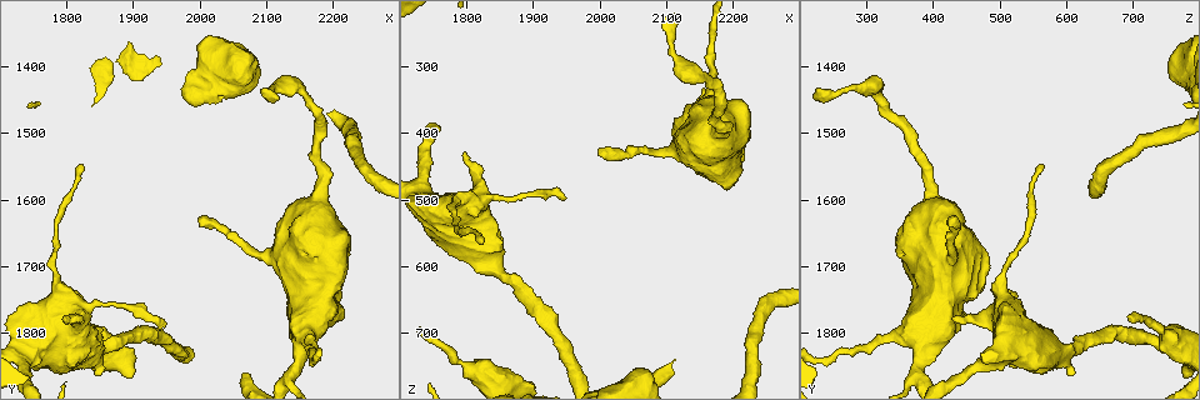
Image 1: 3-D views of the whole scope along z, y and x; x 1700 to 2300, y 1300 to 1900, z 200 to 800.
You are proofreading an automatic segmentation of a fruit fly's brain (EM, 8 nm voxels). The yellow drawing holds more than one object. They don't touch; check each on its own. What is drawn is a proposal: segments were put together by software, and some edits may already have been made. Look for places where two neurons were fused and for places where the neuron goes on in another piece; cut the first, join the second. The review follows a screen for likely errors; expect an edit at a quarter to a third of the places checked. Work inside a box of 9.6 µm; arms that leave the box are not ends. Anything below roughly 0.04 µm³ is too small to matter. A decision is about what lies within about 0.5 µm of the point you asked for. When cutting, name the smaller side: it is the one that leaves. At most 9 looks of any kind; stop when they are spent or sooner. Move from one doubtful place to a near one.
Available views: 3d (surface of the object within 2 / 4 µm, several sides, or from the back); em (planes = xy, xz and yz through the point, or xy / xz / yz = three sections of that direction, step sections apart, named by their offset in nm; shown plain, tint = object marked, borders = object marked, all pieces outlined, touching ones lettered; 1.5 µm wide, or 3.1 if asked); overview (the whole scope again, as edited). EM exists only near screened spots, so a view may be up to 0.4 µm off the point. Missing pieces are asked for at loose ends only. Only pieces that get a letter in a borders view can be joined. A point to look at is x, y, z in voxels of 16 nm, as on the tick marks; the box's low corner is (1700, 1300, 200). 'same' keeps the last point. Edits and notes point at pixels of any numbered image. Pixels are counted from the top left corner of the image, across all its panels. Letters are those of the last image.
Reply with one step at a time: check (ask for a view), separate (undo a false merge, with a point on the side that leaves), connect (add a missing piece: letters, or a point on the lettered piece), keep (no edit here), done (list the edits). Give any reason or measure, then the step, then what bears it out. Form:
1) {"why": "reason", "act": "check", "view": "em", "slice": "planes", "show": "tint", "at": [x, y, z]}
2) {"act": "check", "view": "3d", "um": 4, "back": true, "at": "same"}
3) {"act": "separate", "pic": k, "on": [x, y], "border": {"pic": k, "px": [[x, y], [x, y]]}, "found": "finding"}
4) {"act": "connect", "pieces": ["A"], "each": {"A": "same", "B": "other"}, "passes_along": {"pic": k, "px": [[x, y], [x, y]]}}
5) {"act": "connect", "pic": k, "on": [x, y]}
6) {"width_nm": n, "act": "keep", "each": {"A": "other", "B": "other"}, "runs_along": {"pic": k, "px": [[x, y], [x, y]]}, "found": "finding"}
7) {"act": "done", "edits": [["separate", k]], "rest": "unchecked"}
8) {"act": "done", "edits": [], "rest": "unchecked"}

{"why": "thick end", "act": "check", "view": "3d", "um": 2, "at": [1845, 1860, 610]}

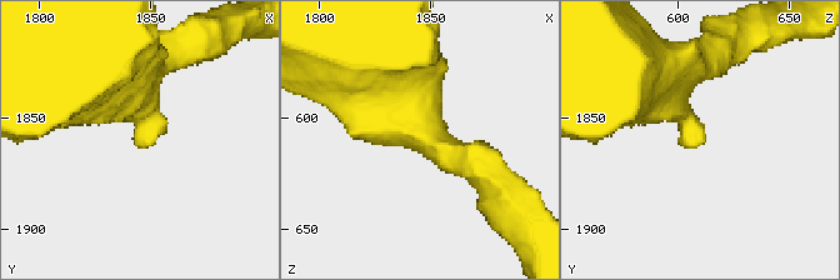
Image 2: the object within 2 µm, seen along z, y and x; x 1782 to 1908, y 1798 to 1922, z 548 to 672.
{"why": "now the EM", "act": "check", "view": "em", "slice": "planes", "show": "borders", "at": [1842, 1859, 612]}

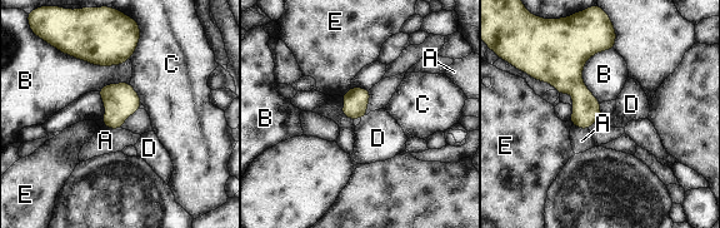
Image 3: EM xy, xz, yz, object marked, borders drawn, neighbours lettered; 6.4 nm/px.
{"act": "keep", "each": {"A": "other", "B": "other", "C": "other", "D": "other", "E": "other"}, "border": {"pic": 3, "px": [[53, 46], [99, 65], [129, 59]]}, "found": "no lettered piece goes on from it"}

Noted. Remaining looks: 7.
{"why": "end of a long branch", "act": "check", "view": "3d", "um": 2, "at": [1945, 1795, 495]}

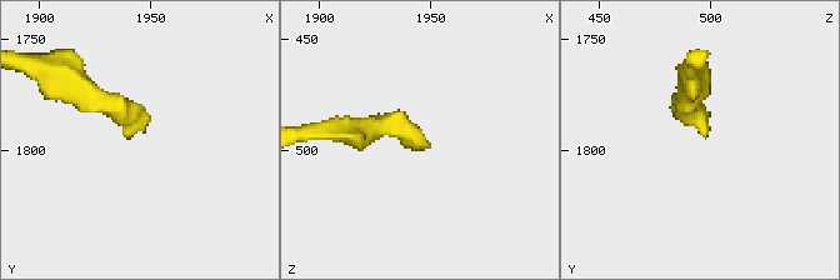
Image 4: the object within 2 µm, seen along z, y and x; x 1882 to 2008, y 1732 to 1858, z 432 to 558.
{"act": "check", "view": "em", "slice": "xz", "step": 8, "show": "tint", "at": [1947, 1791, 499]}

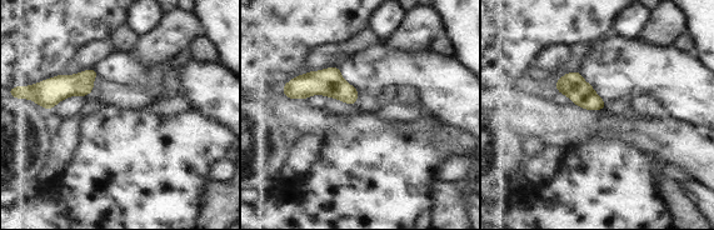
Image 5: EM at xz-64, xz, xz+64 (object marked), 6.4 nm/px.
{"act": "check", "view": "em", "slice": "planes", "show": "borders", "at": "same"}

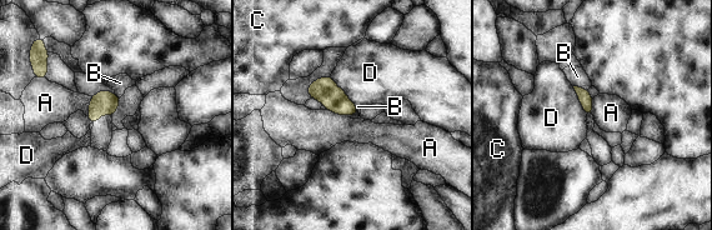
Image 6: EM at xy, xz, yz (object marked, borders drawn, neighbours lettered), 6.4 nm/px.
{"act": "keep", "each": {"A": "other", "B": "other", "C": "other", "D": "other"}, "found": "none of them fits"}

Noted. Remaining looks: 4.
{"why": "an open end", "act": "check", "view": "em", "slice": "planes", "show": "borders", "at": [1800, 1785, 430]}

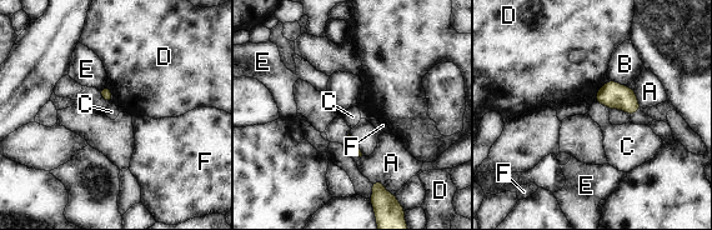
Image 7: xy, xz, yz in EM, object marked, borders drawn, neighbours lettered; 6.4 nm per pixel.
{"act": "keep", "each": {"A": "other", "B": "other", "C": "other", "D": "other", "E": "other", "F": "other"}, "border": {"pic": 7, "px": [[596, 101], [600, 101], [608, 109]]}, "found": "none of them fits"}

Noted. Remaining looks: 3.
{"act": "check", "view": "em", "slice": "yz", "step": 8, "show": "borders", "at": [2000, 1635, 420]}

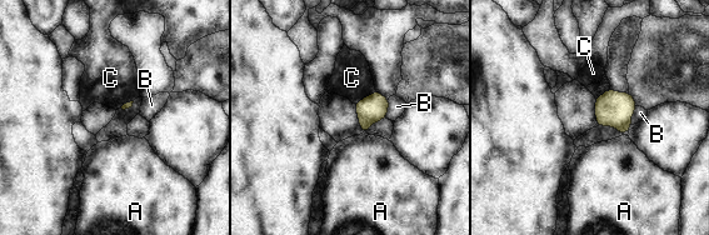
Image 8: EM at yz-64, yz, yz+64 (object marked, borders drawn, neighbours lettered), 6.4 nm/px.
{"act": "keep", "each": {"A": "other", "B": "other", "C": "other"}, "border": {"pic": 8, "px": [[375, 90], [355, 104]]}, "found": "no lettered piece goes on from it"}

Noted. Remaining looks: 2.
{"act": "done", "edits": [], "rest": "unchecked"}

